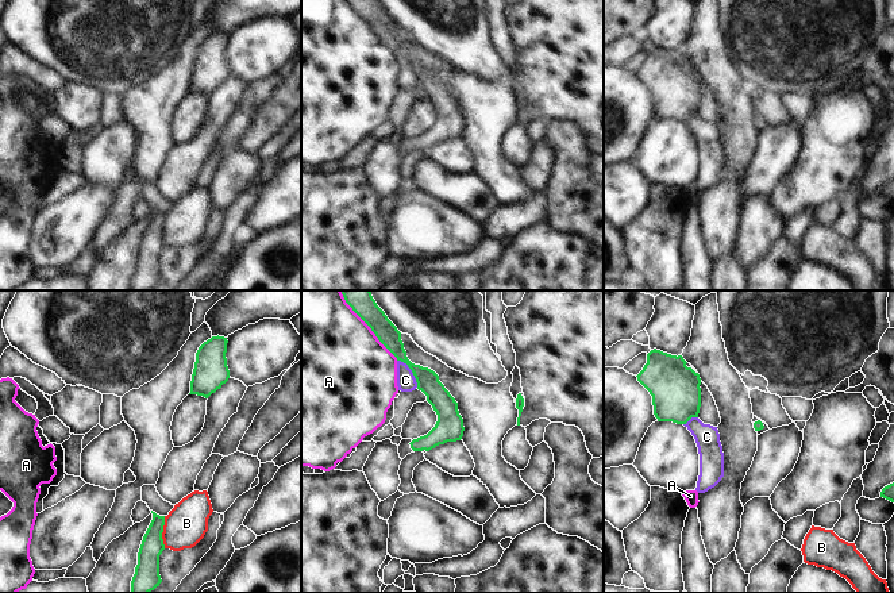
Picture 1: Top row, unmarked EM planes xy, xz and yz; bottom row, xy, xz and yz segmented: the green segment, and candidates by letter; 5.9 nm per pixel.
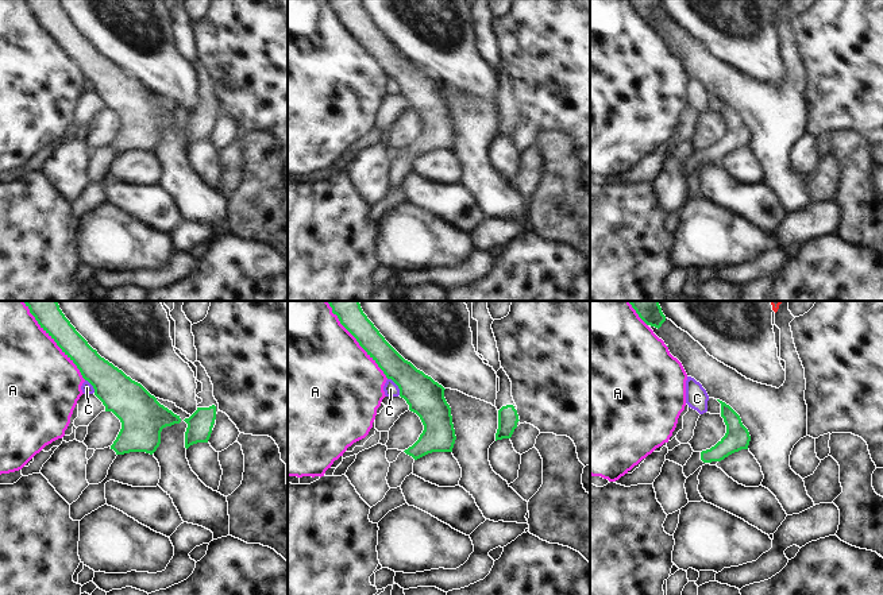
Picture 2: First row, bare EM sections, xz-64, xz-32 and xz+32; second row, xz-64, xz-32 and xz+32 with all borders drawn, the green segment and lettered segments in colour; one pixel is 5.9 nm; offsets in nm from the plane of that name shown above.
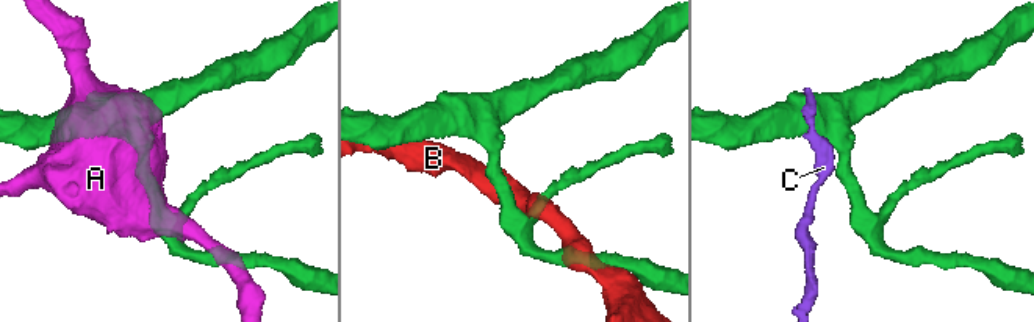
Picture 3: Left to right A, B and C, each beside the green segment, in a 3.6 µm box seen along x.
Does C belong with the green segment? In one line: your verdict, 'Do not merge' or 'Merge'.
Do not merge.

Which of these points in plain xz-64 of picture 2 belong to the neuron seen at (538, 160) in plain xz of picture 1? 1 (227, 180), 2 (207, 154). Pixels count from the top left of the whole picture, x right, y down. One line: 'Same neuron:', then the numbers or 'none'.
Same neuron: 1

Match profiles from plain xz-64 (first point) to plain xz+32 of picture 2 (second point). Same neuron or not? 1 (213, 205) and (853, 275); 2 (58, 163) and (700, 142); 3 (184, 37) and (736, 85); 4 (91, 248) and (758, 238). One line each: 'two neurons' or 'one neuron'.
1: two neurons
2: two neurons
3: one neuron
4: one neuron

